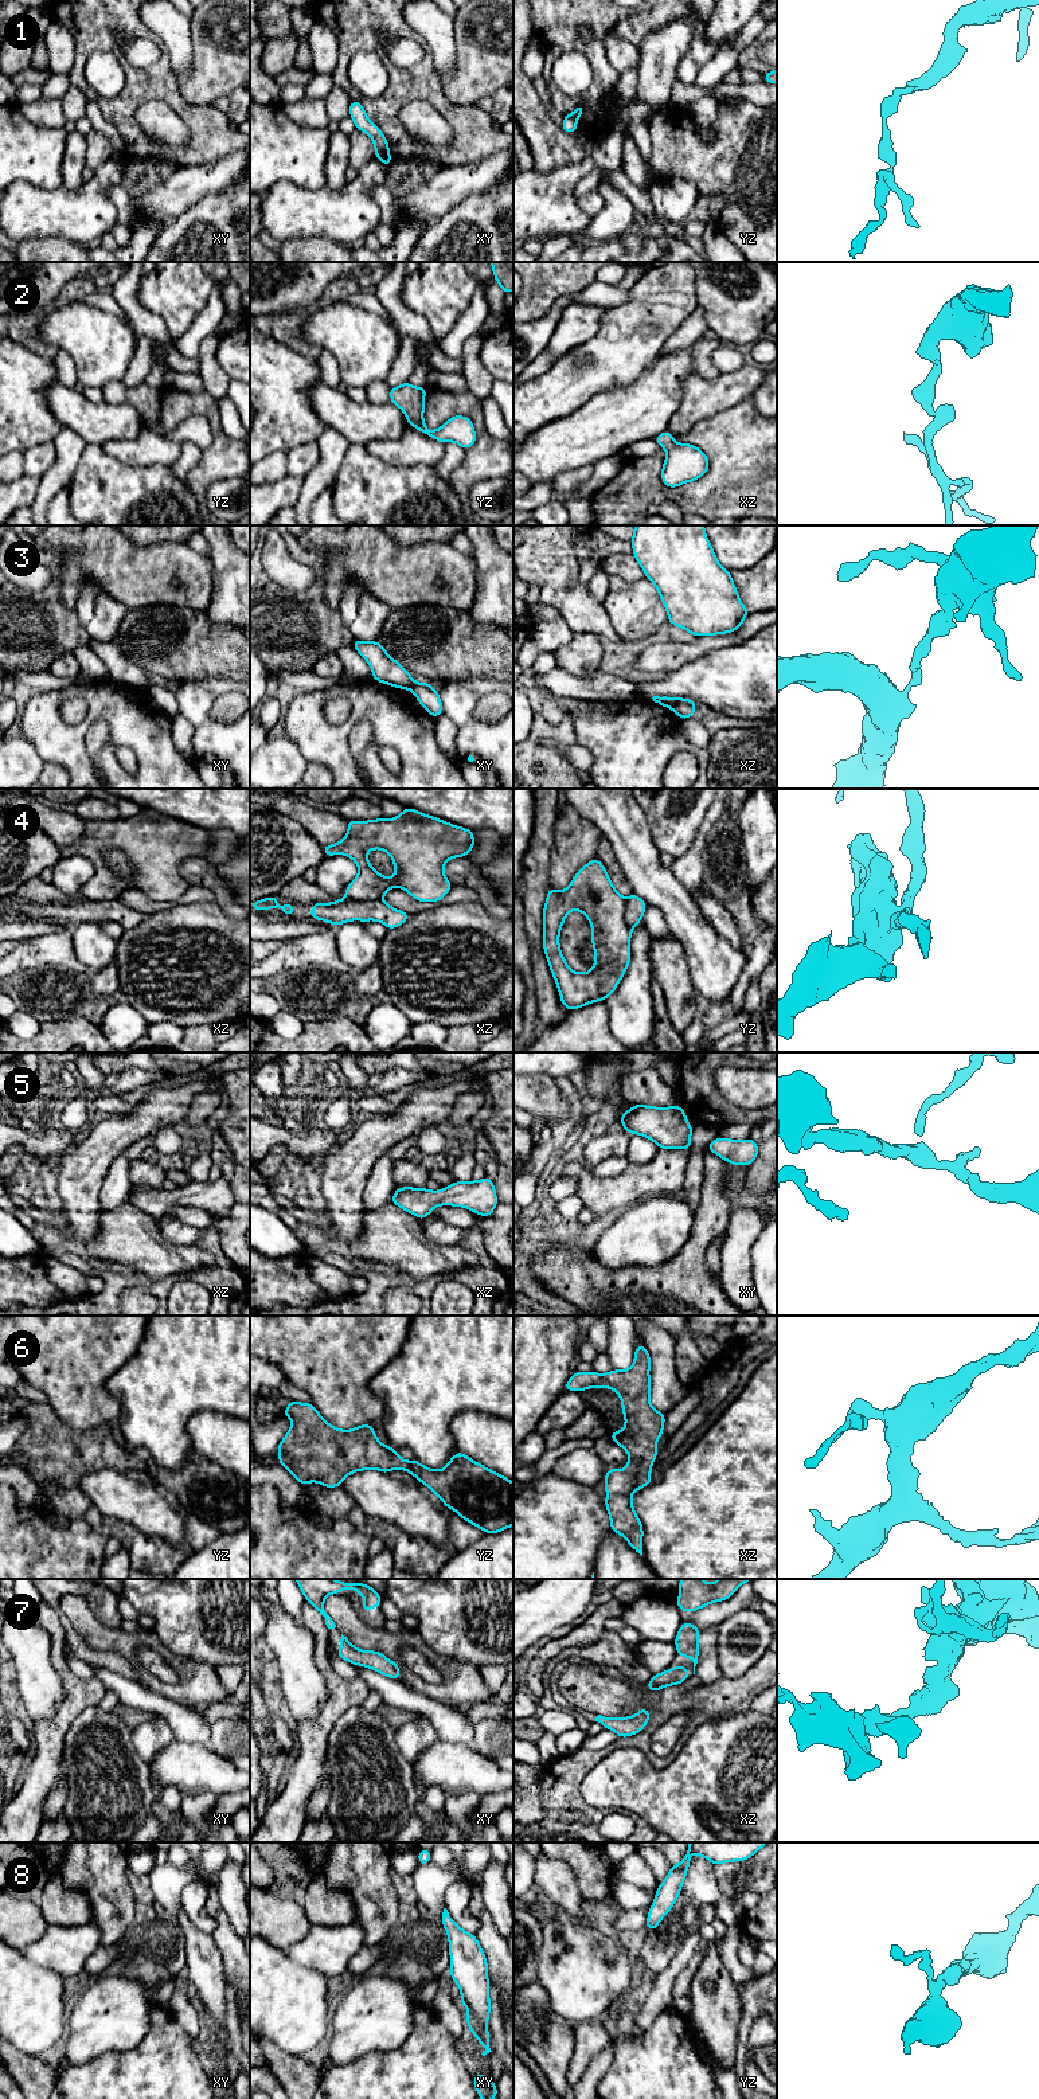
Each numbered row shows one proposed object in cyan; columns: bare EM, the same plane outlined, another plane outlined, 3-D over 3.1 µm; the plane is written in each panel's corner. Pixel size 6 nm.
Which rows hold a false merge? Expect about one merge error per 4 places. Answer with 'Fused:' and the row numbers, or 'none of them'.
Fused: 3, 4

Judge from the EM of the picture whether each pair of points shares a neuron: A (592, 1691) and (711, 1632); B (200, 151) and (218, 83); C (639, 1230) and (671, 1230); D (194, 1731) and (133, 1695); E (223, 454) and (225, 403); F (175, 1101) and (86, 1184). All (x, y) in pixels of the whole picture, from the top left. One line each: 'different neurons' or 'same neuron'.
A: different neurons
B: different neurons
C: same neuron
D: same neuron
E: different neurons
F: same neuron

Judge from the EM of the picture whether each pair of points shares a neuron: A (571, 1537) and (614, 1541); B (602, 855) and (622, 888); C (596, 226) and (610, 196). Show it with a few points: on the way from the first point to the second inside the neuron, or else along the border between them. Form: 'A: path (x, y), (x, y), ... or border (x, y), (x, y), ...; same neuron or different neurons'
A: border (609, 1528), (601, 1541), (594, 1564); different neurons
B: path (609, 863), (618, 880); same neuron
C: path (602, 219), (610, 211), (610, 203); same neuron

